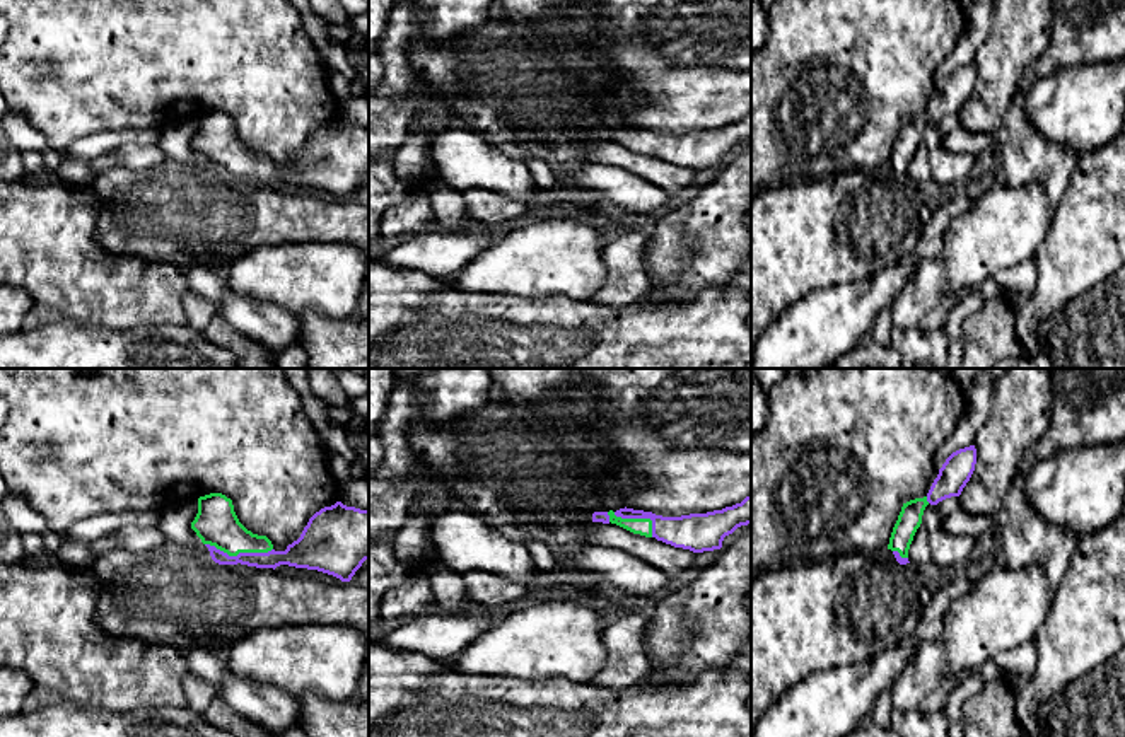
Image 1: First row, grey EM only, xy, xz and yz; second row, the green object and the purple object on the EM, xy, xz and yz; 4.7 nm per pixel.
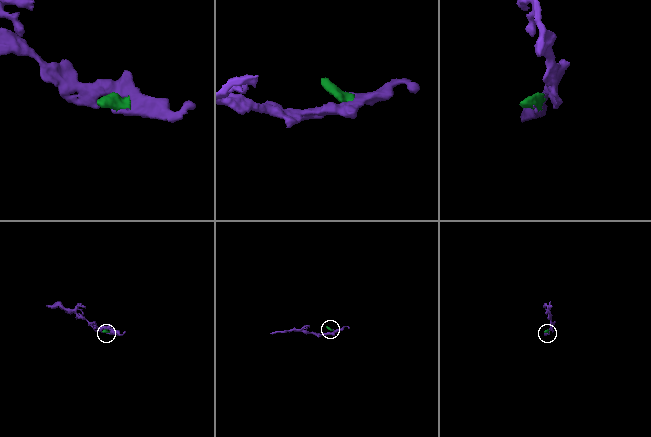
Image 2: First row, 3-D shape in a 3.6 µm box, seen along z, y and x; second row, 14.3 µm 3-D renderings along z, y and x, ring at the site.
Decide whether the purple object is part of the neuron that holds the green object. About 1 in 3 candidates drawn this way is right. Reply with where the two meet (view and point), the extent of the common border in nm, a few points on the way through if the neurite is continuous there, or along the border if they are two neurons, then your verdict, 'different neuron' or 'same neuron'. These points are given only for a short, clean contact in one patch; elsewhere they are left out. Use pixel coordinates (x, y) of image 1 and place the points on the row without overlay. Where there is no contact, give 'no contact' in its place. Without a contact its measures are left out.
xy (239, 169) | 320 nm | same neuron

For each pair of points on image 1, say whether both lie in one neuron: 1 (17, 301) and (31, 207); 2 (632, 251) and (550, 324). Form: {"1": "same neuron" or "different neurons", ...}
{"1": "different neurons", "2": "different neurons"}

